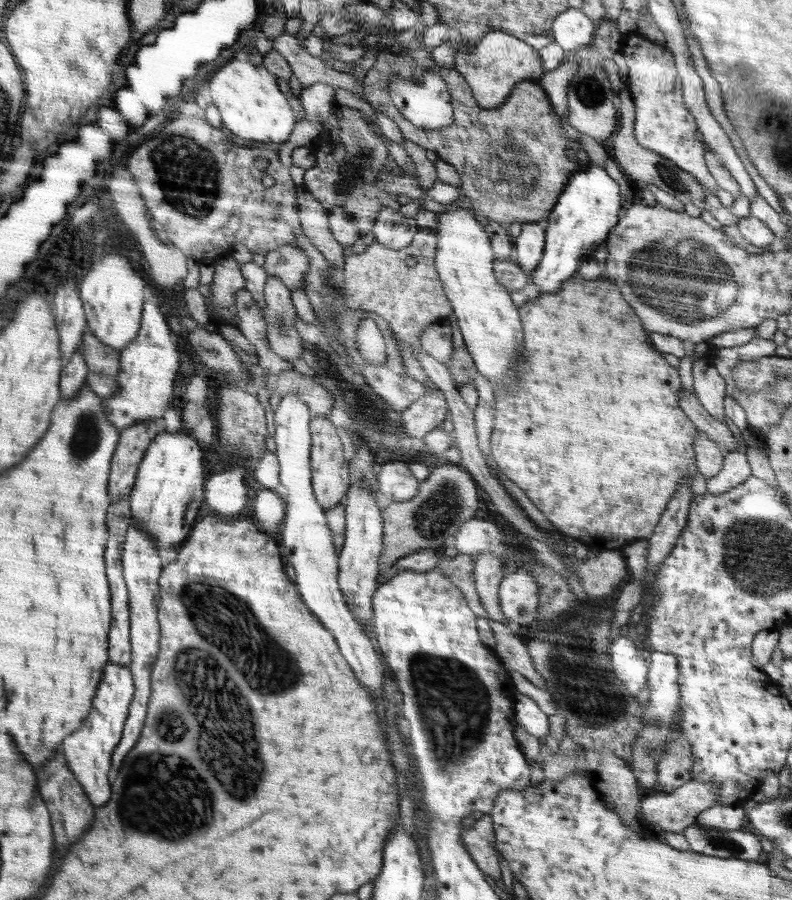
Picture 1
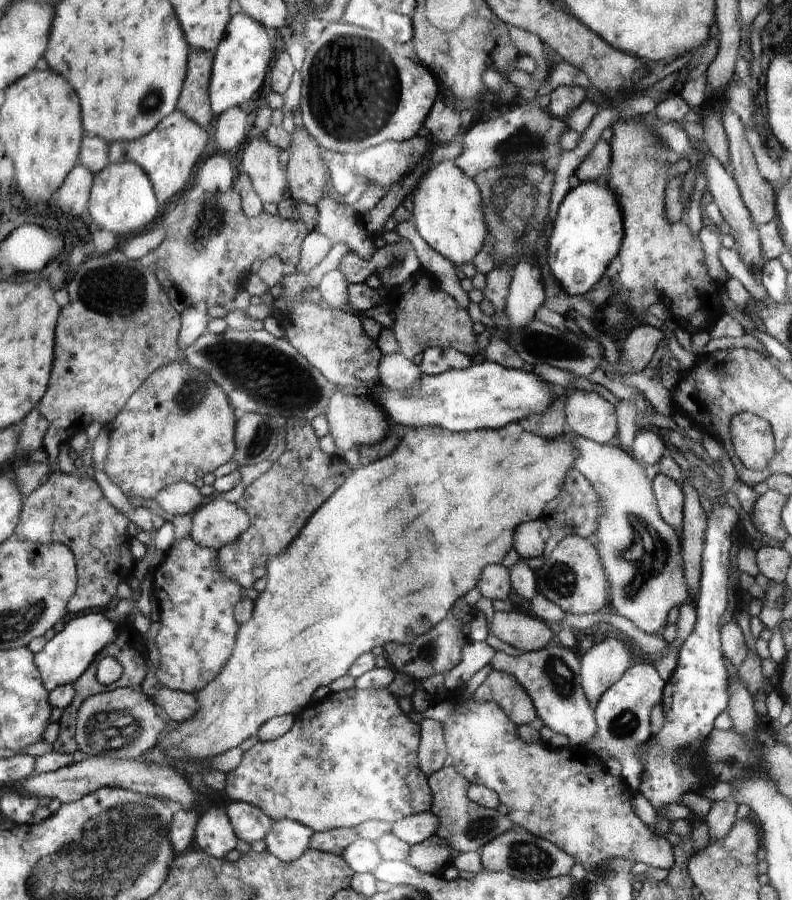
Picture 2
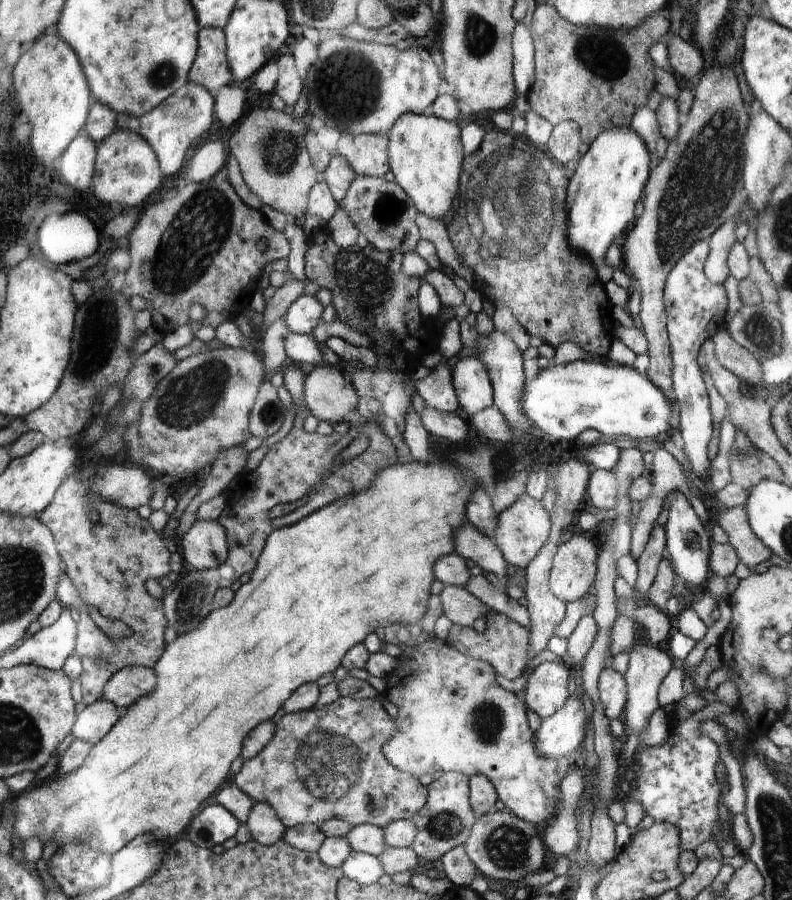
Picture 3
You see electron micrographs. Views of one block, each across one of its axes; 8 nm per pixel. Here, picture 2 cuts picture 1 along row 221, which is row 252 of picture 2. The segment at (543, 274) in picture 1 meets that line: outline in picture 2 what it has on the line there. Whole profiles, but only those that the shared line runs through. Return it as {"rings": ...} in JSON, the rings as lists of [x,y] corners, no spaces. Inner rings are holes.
{"rings":[[[603,178],[597,182],[581,182],[566,194],[554,221],[546,253],[546,266],[560,288],[568,295],[582,298],[605,279],[606,268],[616,258],[624,238],[622,211]]]}

